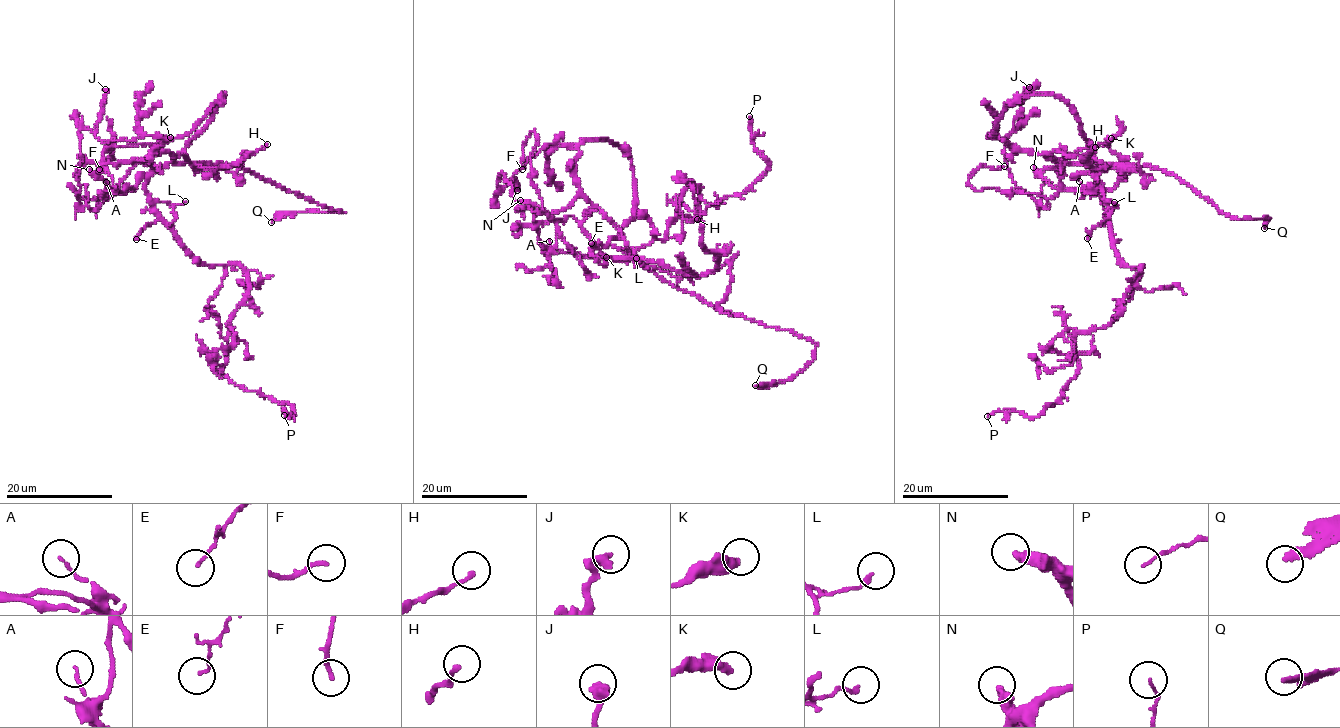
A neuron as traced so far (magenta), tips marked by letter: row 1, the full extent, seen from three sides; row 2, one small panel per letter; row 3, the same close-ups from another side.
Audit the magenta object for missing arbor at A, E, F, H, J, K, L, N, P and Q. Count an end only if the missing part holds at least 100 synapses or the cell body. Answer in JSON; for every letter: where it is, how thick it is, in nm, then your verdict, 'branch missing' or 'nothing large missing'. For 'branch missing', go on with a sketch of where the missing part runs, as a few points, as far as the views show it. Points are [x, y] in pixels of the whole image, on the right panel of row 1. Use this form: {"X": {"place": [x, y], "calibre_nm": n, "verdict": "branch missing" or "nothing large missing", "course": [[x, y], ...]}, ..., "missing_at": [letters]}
{"A": {"place": [1079, 181], "calibre_nm": 110, "verdict": "nothing large missing"}, "E": {"place": [1087, 238], "calibre_nm": 110, "verdict": "nothing large missing"}, "F": {"place": [1004, 166], "calibre_nm": 180, "verdict": "nothing large missing"}, "H": {"place": [1095, 147], "calibre_nm": 180, "verdict": "nothing large missing"}, "J": {"place": [1029, 87], "calibre_nm": 480, "verdict": "nothing large missing"}, "K": {"place": [1111, 138], "calibre_nm": 360, "verdict": "nothing large missing"}, "L": {"place": [1114, 202], "calibre_nm": 190, "verdict": "nothing large missing"}, "N": {"place": [1033, 167], "calibre_nm": 400, "verdict": "nothing large missing"}, "P": {"place": [987, 416], "calibre_nm": 90, "verdict": "nothing large missing"}, "Q": {"place": [1264, 228], "calibre_nm": 240, "verdict": "branch missing", "course": [[1264, 228], [1226, 248], [1177, 248], [1142, 222], [1124, 195], [1112, 157], [1112, 147], [1121, 137], [1118, 132]]}, "missing_at": ["Q"]}

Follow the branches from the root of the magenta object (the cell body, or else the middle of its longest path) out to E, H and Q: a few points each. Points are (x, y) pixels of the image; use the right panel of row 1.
E: (1114, 246), (1109, 220), (1094, 228), (1087, 238)
H: (1114, 246), (1107, 200), (1095, 170), (1097, 163), (1113, 164), (1107, 169), (1091, 167), (1087, 160), (1095, 147)
Q: (1114, 246), (1104, 191), (1095, 174), (1097, 163), (1162, 169), (1225, 214), (1267, 218), (1264, 228)

